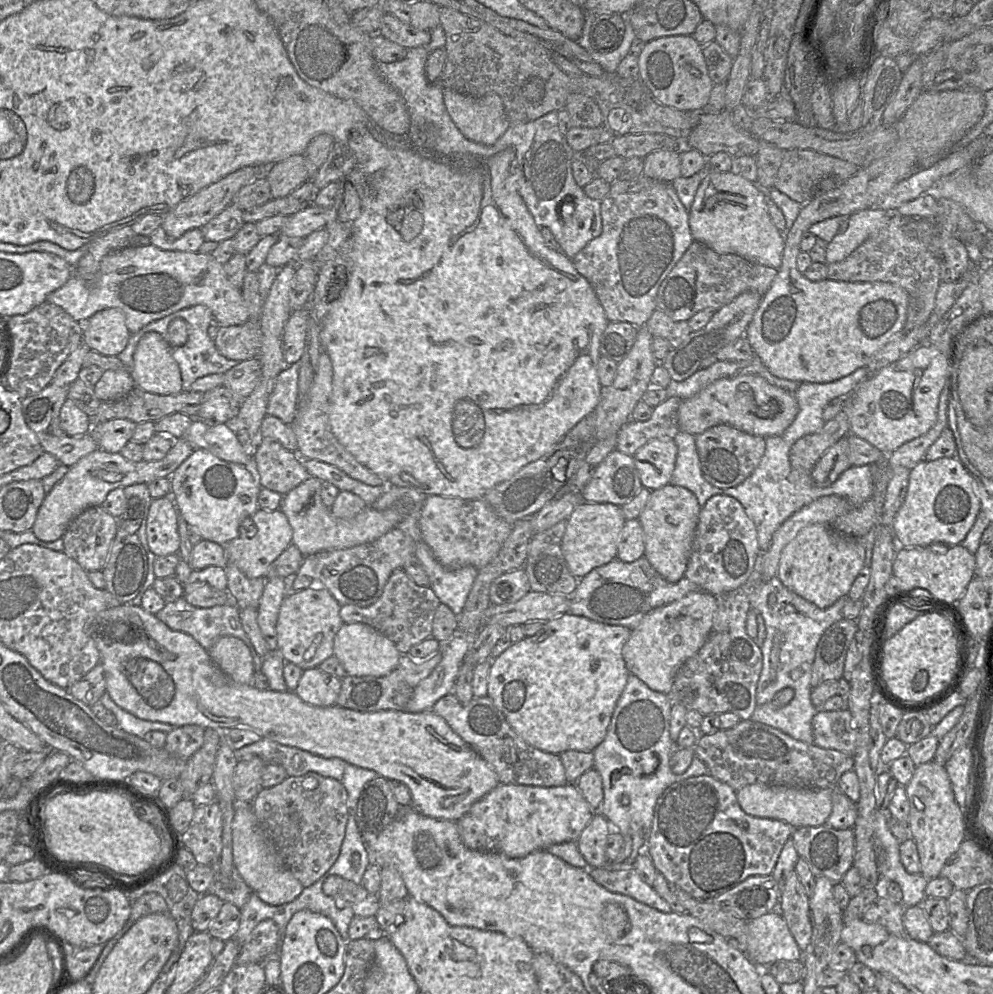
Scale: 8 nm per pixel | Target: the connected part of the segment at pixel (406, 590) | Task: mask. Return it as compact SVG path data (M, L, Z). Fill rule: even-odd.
M397 569L374 604L368 607L343 605L340 616L346 624L364 623L373 627L388 637L401 655L407 655L413 646L432 637L434 615L440 603L430 587L417 585L403 569Z

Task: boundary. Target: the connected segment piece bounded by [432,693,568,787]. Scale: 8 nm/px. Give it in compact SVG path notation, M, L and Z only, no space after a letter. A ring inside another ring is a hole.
M451 693L436 702L432 710L445 719L453 731L494 769L500 783L540 787L557 787L568 783L560 755L541 751L526 743L490 697L474 698L468 704L462 704Z

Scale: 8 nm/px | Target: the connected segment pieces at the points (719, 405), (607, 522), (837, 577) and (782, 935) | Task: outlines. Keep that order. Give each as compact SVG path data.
M738 375L716 380L697 395L682 400L677 420L681 432L698 435L719 425L731 425L748 434L769 437L782 434L799 412L794 393L770 384L759 375Z
M583 501L566 521L566 530L560 546L568 569L574 577L581 579L592 570L617 558L620 534L626 521L620 506Z
M812 524L799 530L783 548L776 577L789 590L826 609L846 596L864 567L865 548L861 540L834 531L828 524Z
M778 911L748 921L747 957L765 969L780 960L802 960L803 952Z

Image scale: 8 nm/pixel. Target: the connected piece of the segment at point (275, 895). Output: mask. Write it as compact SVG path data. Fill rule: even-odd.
M234 801L232 821L232 853L234 866L251 890L270 905L287 904L295 900L304 887L286 868L274 844L260 826L252 809L252 802Z

